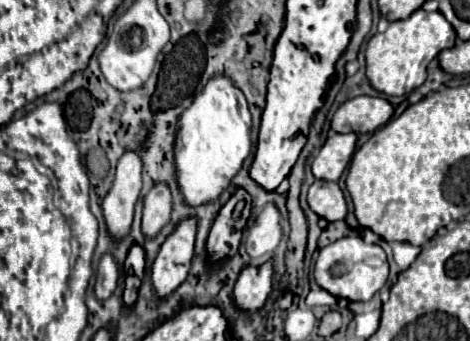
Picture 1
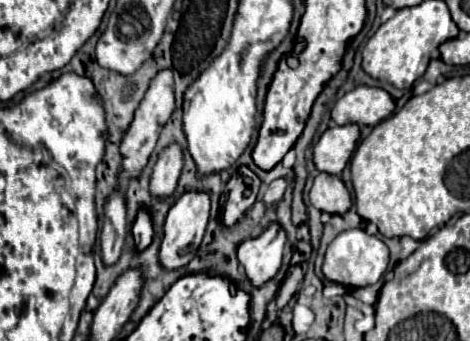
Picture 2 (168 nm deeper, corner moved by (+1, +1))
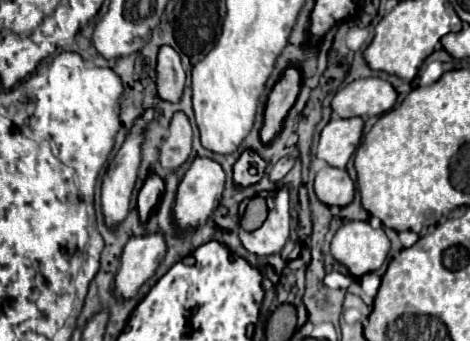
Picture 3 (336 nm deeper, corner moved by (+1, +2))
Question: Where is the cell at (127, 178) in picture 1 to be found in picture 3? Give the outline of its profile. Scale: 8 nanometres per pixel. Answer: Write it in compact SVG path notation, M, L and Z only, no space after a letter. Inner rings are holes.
M162 45L158 53L158 85L156 93L158 97L176 103L182 95L184 83L186 83L186 71L182 67L180 55L174 47Z

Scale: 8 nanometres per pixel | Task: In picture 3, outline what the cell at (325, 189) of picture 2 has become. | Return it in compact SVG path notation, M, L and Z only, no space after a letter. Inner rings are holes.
M330 165L316 173L314 191L322 203L328 207L344 207L354 199L354 183L346 169L334 169Z

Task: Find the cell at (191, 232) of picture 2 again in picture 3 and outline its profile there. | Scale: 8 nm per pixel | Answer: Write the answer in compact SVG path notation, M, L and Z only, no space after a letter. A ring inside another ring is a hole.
M196 157L192 161L190 169L186 171L186 175L178 187L178 195L176 195L174 221L176 221L178 229L192 229L192 227L206 223L210 213L220 205L222 191L224 191L224 179L226 179L226 173L218 161L208 159L208 157Z

